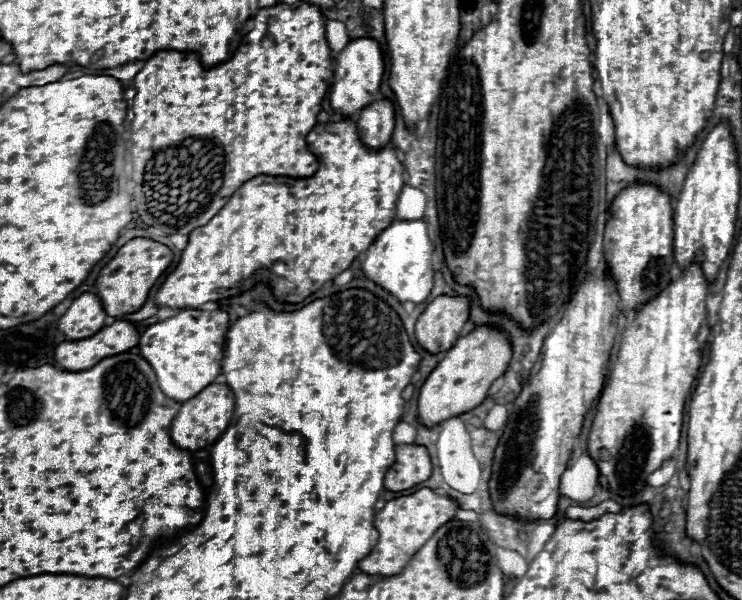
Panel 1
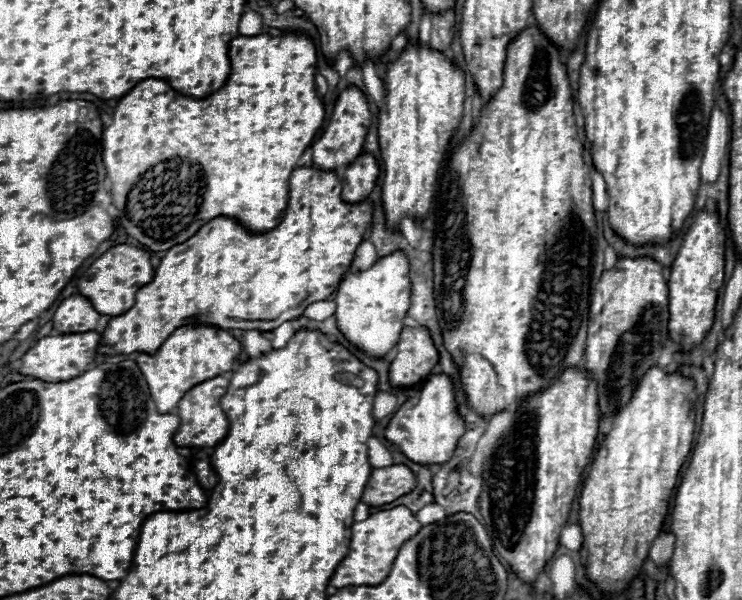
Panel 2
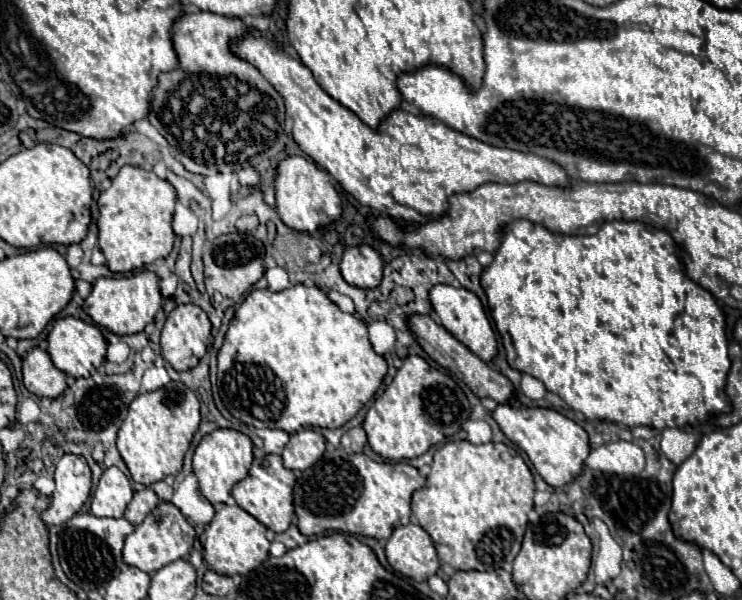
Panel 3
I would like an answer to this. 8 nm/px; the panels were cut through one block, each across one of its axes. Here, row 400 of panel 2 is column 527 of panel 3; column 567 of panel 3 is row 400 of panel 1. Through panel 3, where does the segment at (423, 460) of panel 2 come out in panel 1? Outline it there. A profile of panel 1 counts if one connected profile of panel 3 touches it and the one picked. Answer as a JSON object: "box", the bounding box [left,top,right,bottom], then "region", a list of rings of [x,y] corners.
{"box":[418,326,512,428],"region":[[[482,326],[472,330],[468,336],[458,338],[458,342],[444,354],[440,364],[424,380],[418,394],[418,422],[426,428],[434,428],[454,416],[474,410],[480,406],[494,380],[498,380],[512,358],[510,340],[504,332]]]}

